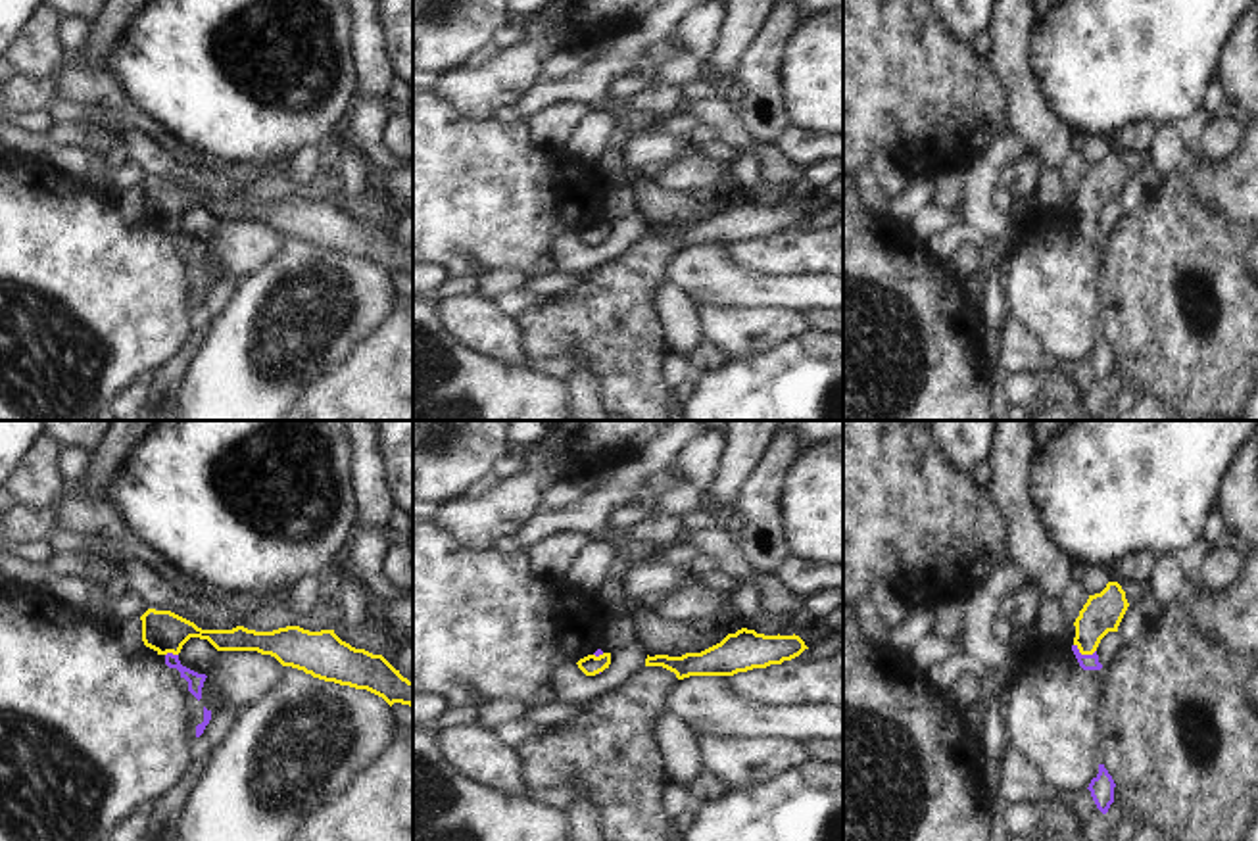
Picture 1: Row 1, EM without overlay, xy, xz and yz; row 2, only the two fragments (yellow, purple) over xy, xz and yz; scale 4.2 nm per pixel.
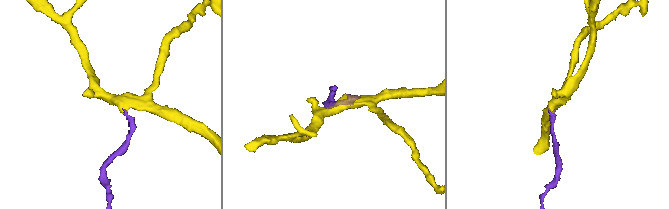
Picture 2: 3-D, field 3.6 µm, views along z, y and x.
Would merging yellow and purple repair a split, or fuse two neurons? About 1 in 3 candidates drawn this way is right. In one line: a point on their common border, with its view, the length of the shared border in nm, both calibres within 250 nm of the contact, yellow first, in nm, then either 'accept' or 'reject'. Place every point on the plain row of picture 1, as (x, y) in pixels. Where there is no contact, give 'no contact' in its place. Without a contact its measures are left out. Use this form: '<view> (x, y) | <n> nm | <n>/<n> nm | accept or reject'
yz (1084, 223) | 100 nm | 160/60 nm | accept

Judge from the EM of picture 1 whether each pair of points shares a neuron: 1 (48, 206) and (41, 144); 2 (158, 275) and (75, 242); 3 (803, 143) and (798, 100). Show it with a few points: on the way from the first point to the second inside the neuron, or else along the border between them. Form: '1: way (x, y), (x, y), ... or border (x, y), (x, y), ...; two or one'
1: border (20, 152), (45, 162); two
2: way (137, 275), (108, 275), (96, 264); one
3: border (792, 123), (822, 131); two

